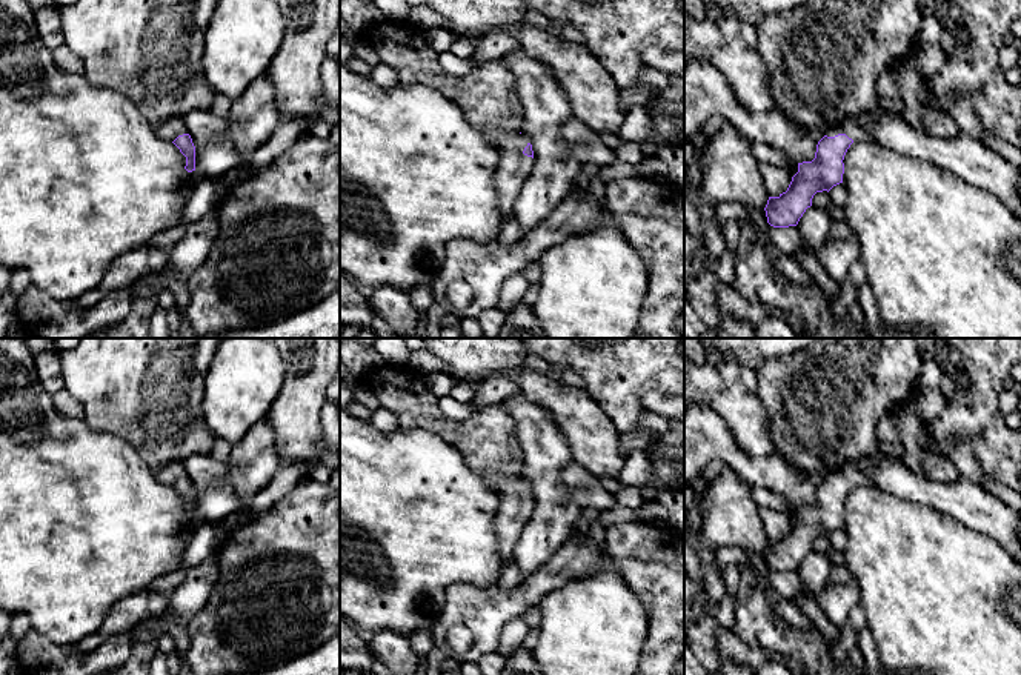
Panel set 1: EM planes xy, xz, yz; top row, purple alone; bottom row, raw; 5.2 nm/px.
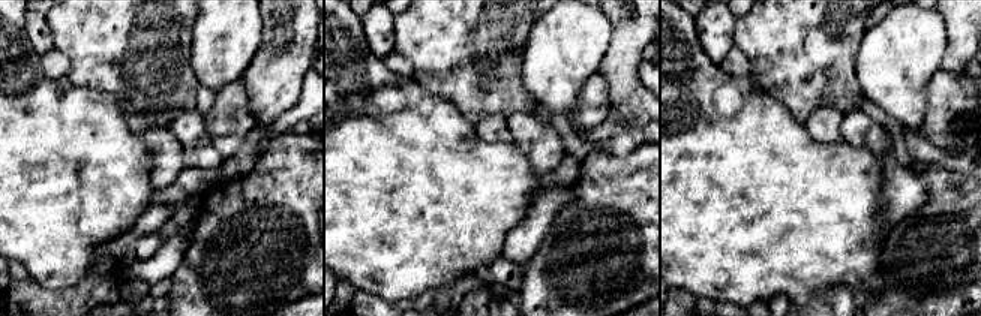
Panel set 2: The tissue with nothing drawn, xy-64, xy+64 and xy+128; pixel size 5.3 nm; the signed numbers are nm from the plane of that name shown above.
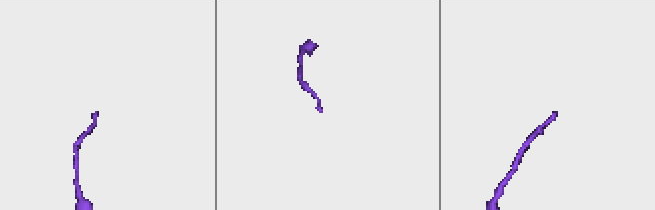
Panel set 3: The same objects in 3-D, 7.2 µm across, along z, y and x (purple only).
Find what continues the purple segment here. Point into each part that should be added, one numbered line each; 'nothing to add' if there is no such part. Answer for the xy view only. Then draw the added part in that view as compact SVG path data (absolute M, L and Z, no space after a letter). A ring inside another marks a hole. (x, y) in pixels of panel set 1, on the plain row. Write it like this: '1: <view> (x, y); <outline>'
1: xy (168, 472); M166 460L155 466L155 478L166 484L174 486L178 480L188 478L183 463L177 460Z

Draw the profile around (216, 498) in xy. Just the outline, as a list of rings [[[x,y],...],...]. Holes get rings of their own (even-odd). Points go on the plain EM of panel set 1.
[[[211,454],[189,455],[181,463],[195,490],[195,517],[200,523],[224,520],[241,504],[228,463]]]

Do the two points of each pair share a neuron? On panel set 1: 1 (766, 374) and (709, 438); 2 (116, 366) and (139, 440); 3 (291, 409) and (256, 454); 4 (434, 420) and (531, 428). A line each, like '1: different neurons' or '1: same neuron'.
1: different neurons
2: same neuron
3: different neurons
4: different neurons

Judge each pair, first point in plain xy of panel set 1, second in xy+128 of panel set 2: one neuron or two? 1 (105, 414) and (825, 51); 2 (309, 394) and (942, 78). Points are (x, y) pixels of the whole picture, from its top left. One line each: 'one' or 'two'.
1: one
2: two

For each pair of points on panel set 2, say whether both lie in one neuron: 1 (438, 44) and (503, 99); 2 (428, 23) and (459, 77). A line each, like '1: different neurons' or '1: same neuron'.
1: same neuron
2: same neuron

